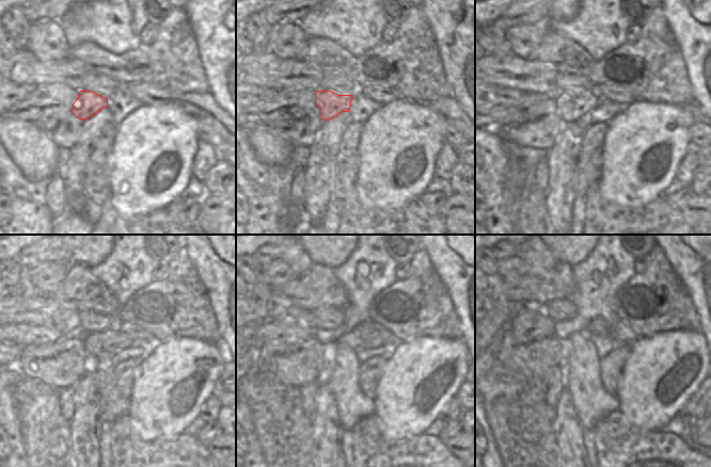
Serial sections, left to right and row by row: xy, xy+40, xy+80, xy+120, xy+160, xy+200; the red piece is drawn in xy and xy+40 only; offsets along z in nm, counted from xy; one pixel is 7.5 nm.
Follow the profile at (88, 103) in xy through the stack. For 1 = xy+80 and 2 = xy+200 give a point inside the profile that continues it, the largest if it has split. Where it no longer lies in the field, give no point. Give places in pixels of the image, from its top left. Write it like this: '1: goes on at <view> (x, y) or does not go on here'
1: goes on at xy+80 (571, 107)
2: goes on at xy+200 (622, 333)

